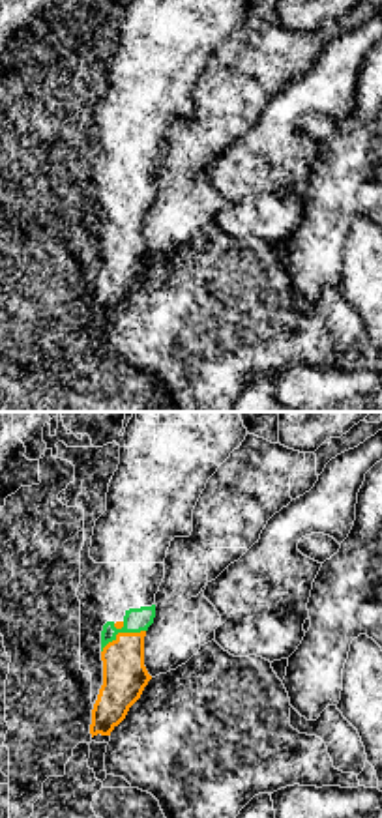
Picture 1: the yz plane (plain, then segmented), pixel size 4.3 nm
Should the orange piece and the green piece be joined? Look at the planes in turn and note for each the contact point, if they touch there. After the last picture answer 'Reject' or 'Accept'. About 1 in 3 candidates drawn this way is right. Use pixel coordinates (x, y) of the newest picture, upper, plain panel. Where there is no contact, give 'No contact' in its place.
Touches orange at (122, 214)

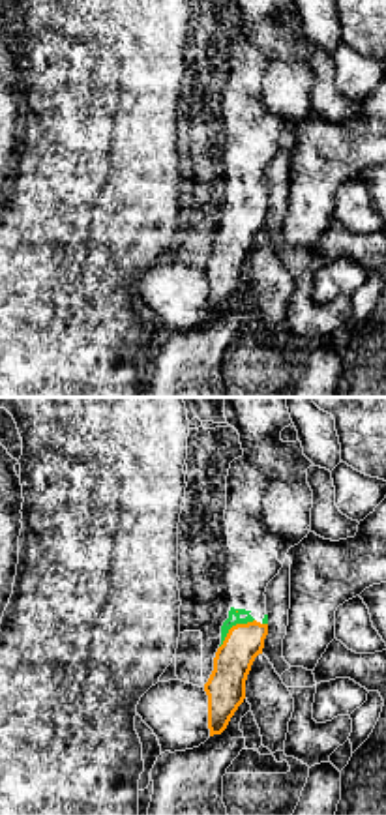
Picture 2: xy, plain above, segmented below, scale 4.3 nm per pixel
Touches orange at (233, 207)

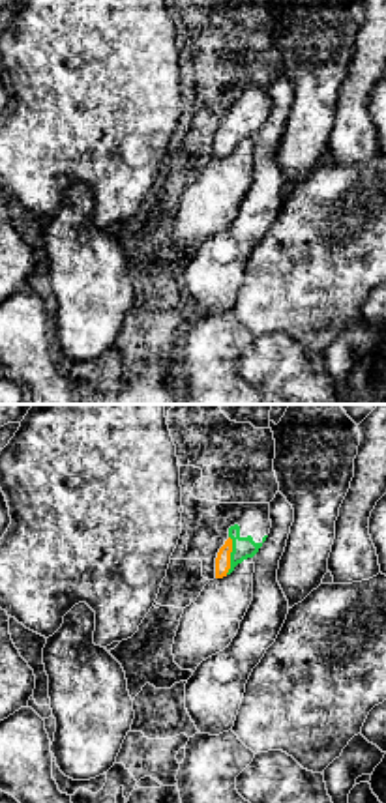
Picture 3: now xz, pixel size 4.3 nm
Touches orange at (229, 135)

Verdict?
Accept

